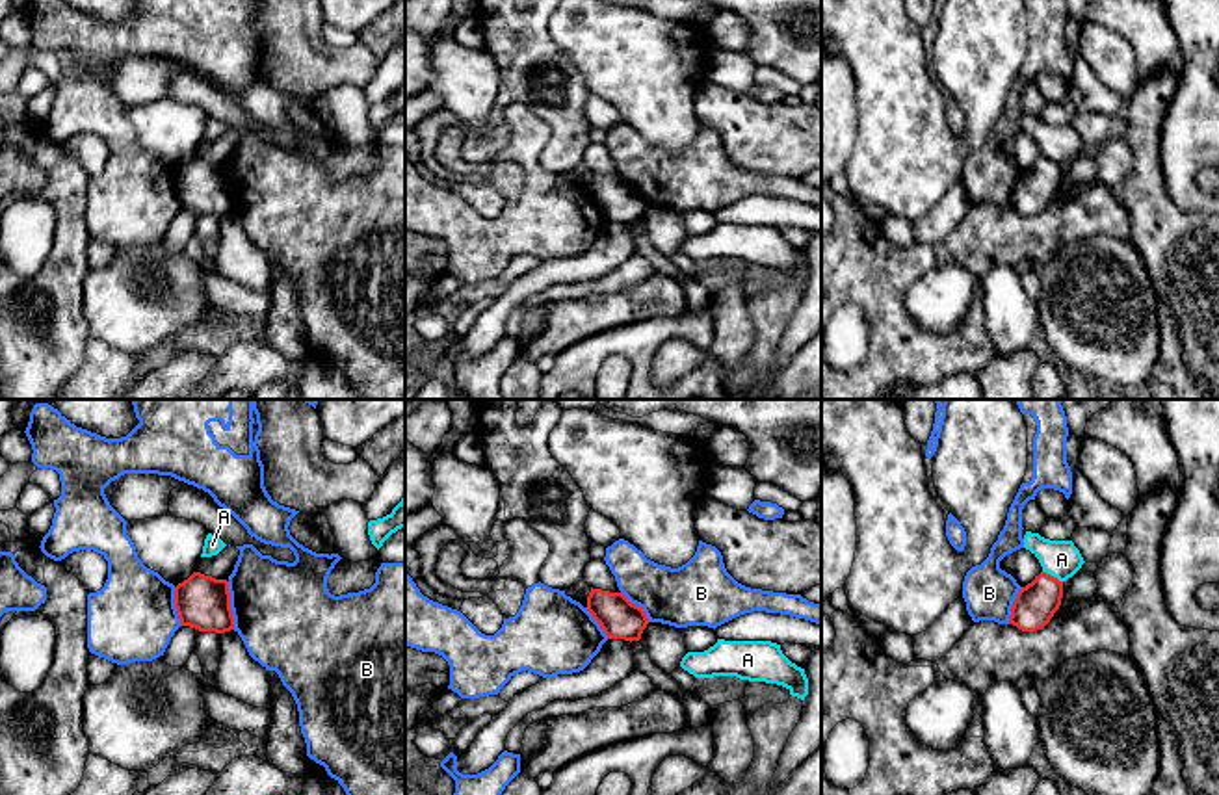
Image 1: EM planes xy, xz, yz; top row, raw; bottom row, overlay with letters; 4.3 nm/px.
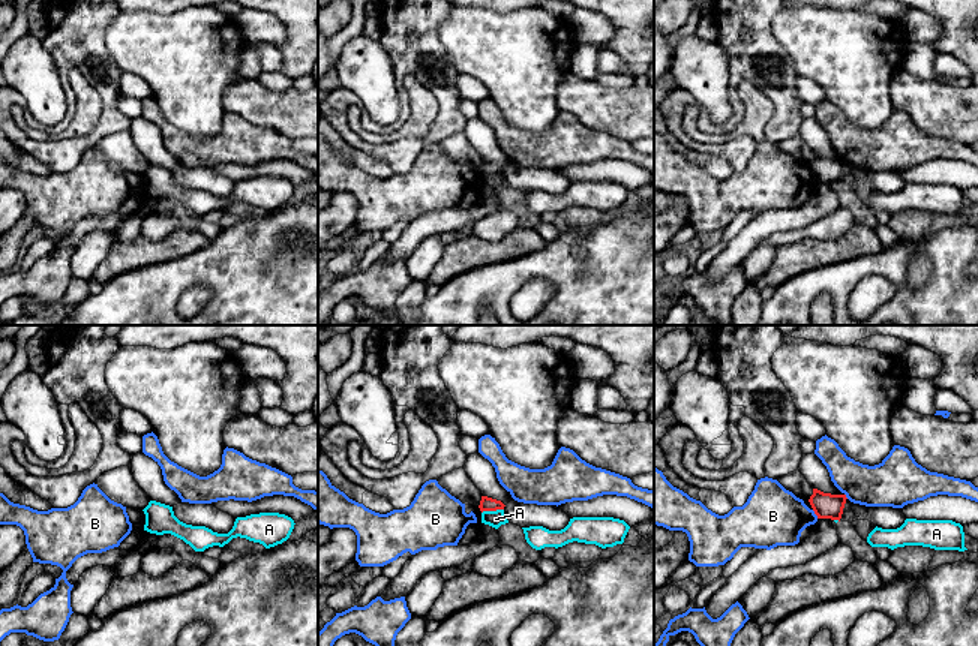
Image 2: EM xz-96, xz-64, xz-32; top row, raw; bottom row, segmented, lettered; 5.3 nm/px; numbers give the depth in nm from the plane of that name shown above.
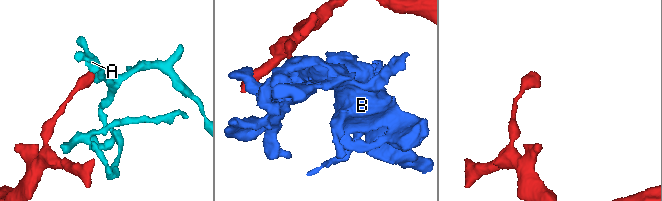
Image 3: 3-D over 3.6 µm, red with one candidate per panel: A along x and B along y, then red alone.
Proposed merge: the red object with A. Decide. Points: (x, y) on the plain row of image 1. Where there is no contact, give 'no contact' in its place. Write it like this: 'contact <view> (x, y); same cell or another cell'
contact yz (1052, 160); another cell

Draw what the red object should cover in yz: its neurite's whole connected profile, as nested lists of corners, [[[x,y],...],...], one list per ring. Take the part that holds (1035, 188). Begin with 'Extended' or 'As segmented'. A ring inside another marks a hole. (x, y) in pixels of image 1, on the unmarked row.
As segmented. [[[1041,156],[1031,167],[1022,171],[1013,186],[1009,208],[1022,215],[1044,212],[1059,193],[1063,165]]]

